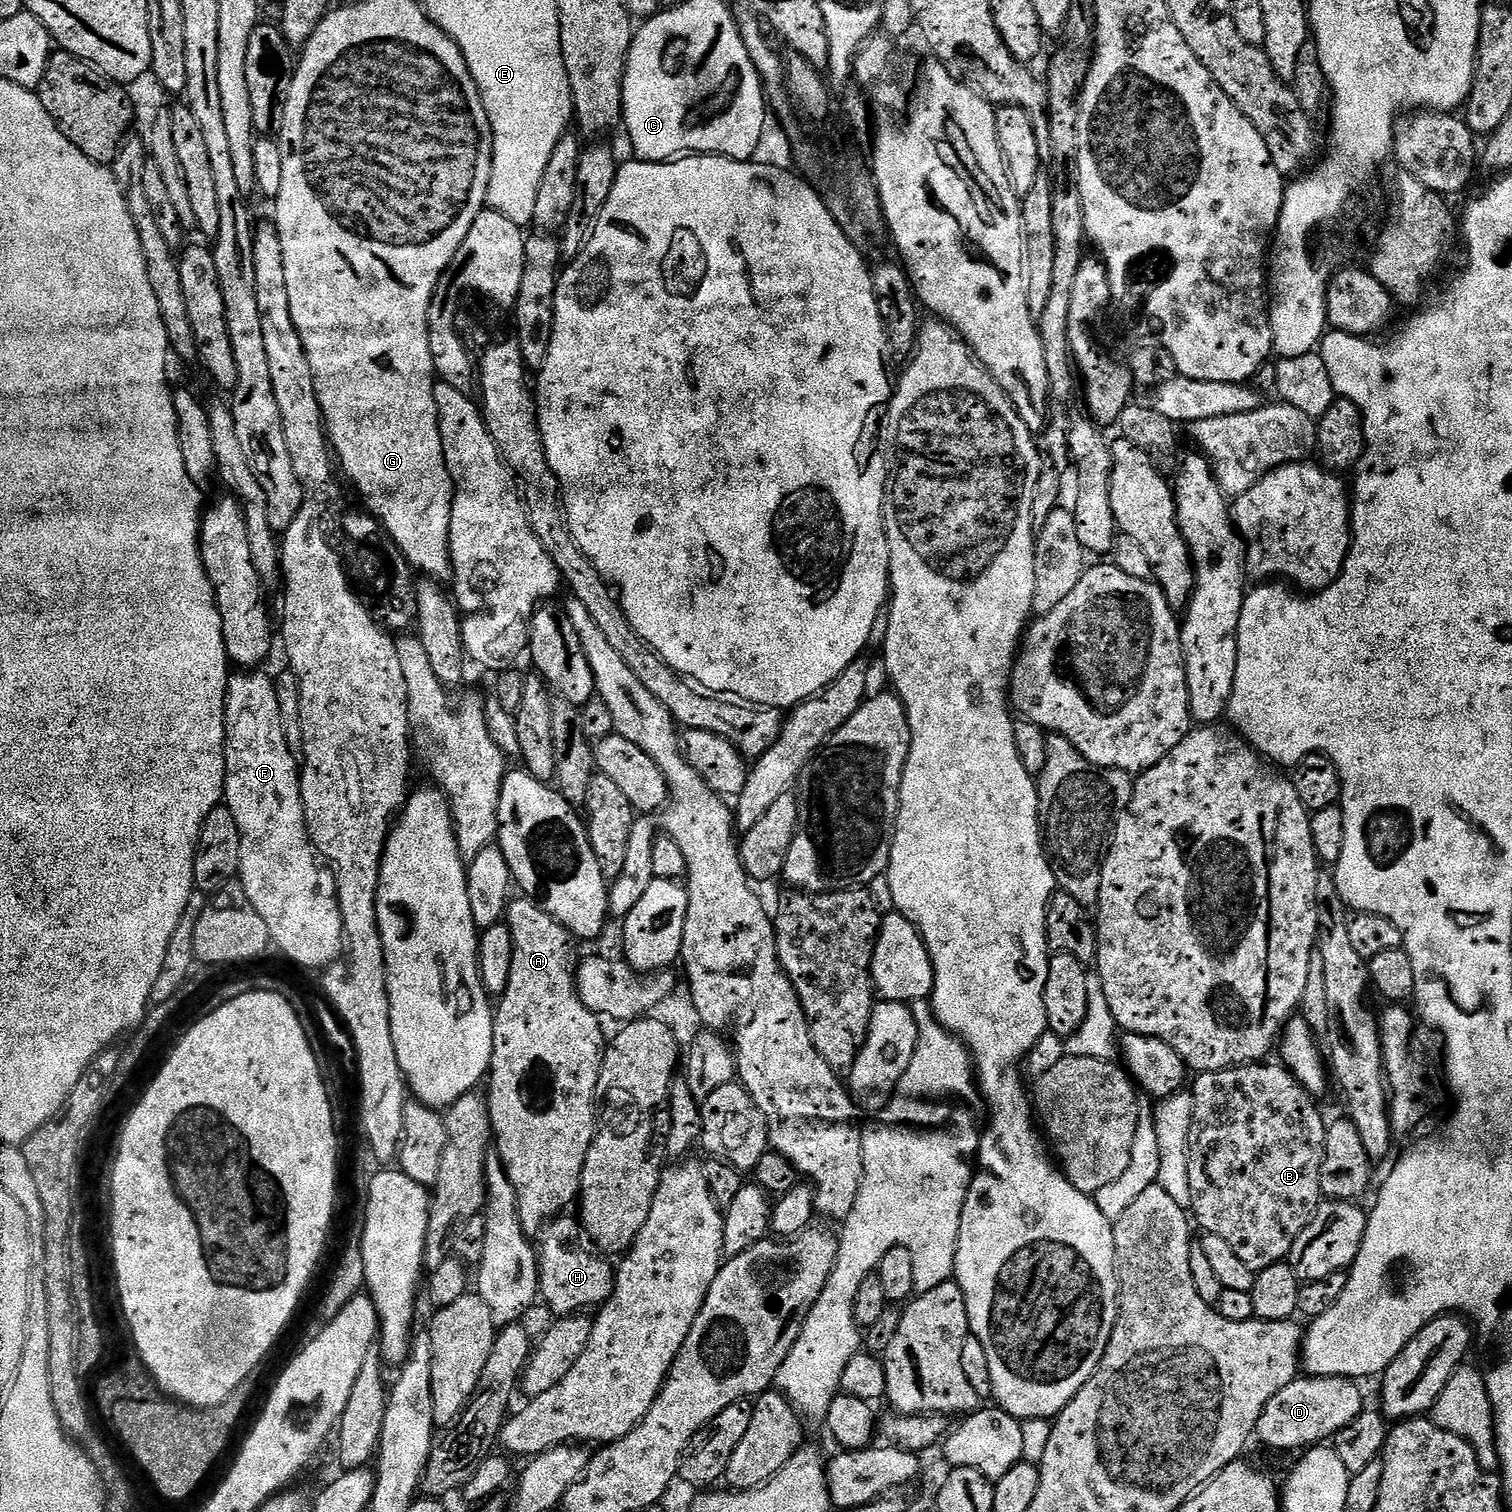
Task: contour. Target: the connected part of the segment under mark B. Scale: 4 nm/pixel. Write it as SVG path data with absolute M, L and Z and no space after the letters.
M1257 1062L1255 1064L1241 1064L1238 1068L1227 1068L1226 1070L1218 1070L1217 1072L1202 1072L1195 1077L1196 1085L1190 1088L1192 1097L1194 1098L1194 1118L1190 1126L1190 1198L1192 1206L1190 1209L1191 1215L1194 1217L1195 1223L1205 1229L1203 1230L1209 1236L1217 1236L1224 1239L1225 1242L1230 1242L1230 1247L1238 1253L1238 1258L1242 1258L1242 1262L1246 1262L1246 1266L1250 1266L1250 1270L1254 1273L1266 1270L1270 1266L1287 1261L1290 1250L1294 1246L1294 1242L1298 1238L1298 1234L1302 1234L1302 1230L1306 1230L1312 1219L1316 1216L1317 1210L1320 1209L1322 1203L1322 1193L1320 1190L1320 1179L1322 1178L1322 1162L1324 1161L1324 1147L1326 1146L1326 1134L1328 1133L1328 1124L1324 1116L1320 1113L1320 1108L1317 1101L1312 1097L1305 1088L1300 1085L1291 1072L1284 1067L1283 1063L1275 1062L1276 1064L1268 1064L1269 1062Z

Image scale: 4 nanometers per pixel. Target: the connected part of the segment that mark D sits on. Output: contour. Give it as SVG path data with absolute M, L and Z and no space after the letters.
M1305 1375L1292 1380L1290 1386L1284 1386L1266 1402L1266 1410L1262 1410L1256 1423L1255 1439L1260 1439L1268 1448L1281 1448L1284 1452L1331 1441L1336 1433L1350 1426L1350 1422L1365 1411L1364 1396L1356 1384L1359 1383L1347 1376Z

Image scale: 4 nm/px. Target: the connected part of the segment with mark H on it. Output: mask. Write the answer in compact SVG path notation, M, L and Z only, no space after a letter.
M561 1214L551 1220L538 1237L538 1263L540 1266L540 1290L542 1300L557 1317L563 1318L585 1311L587 1304L603 1305L612 1297L616 1285L613 1265L608 1265L595 1251L587 1252L576 1244L585 1239L586 1233L577 1217Z

